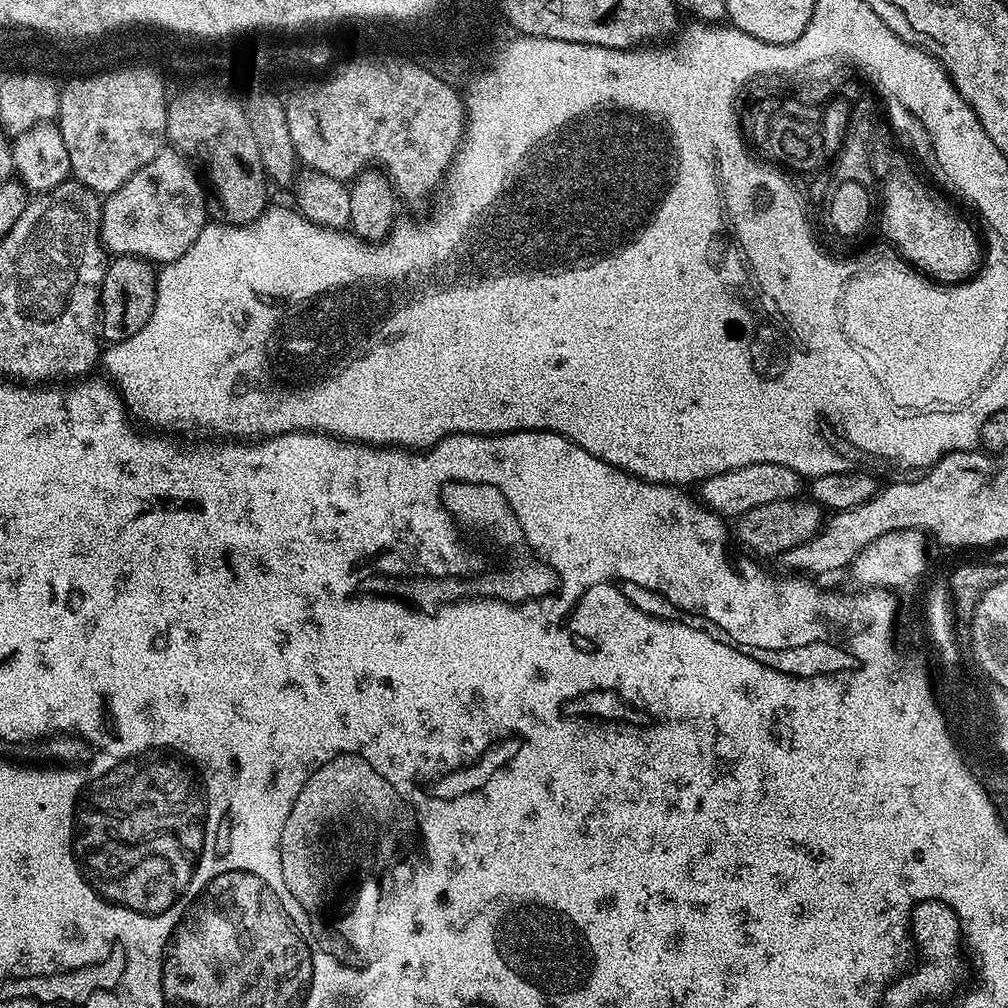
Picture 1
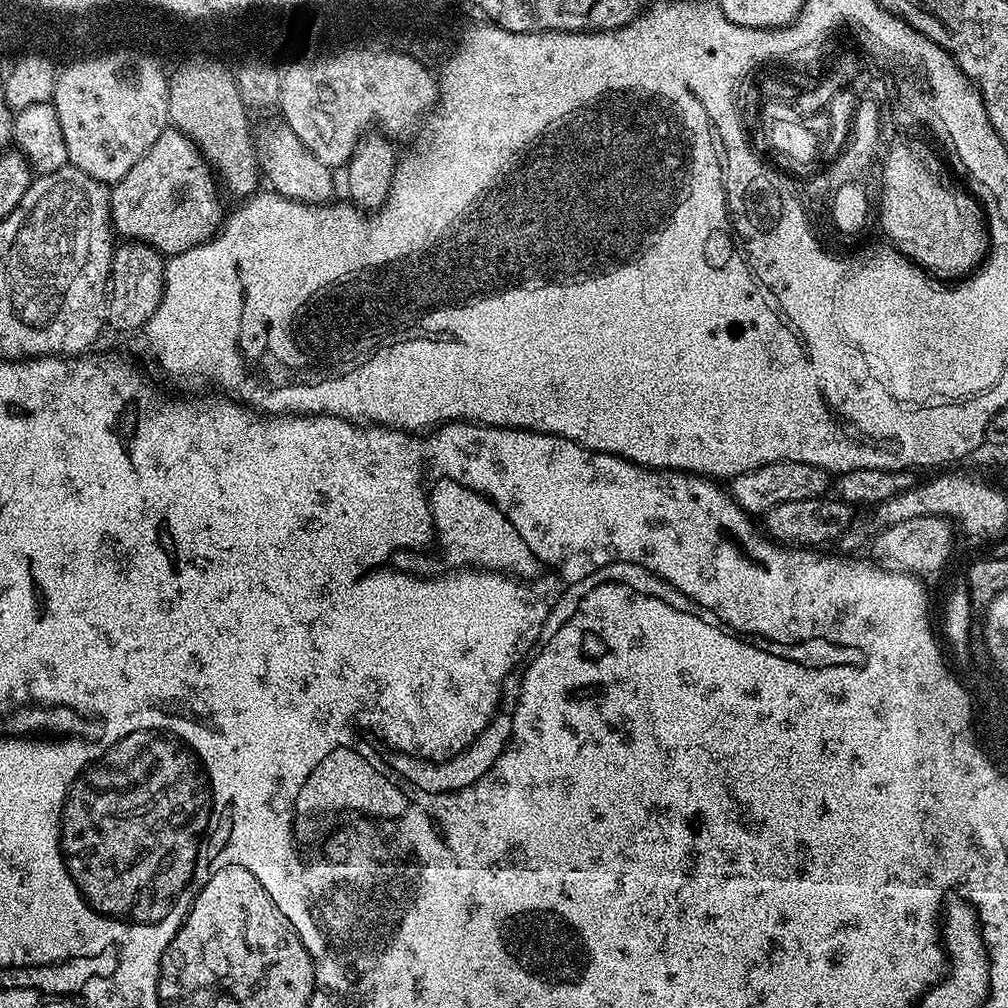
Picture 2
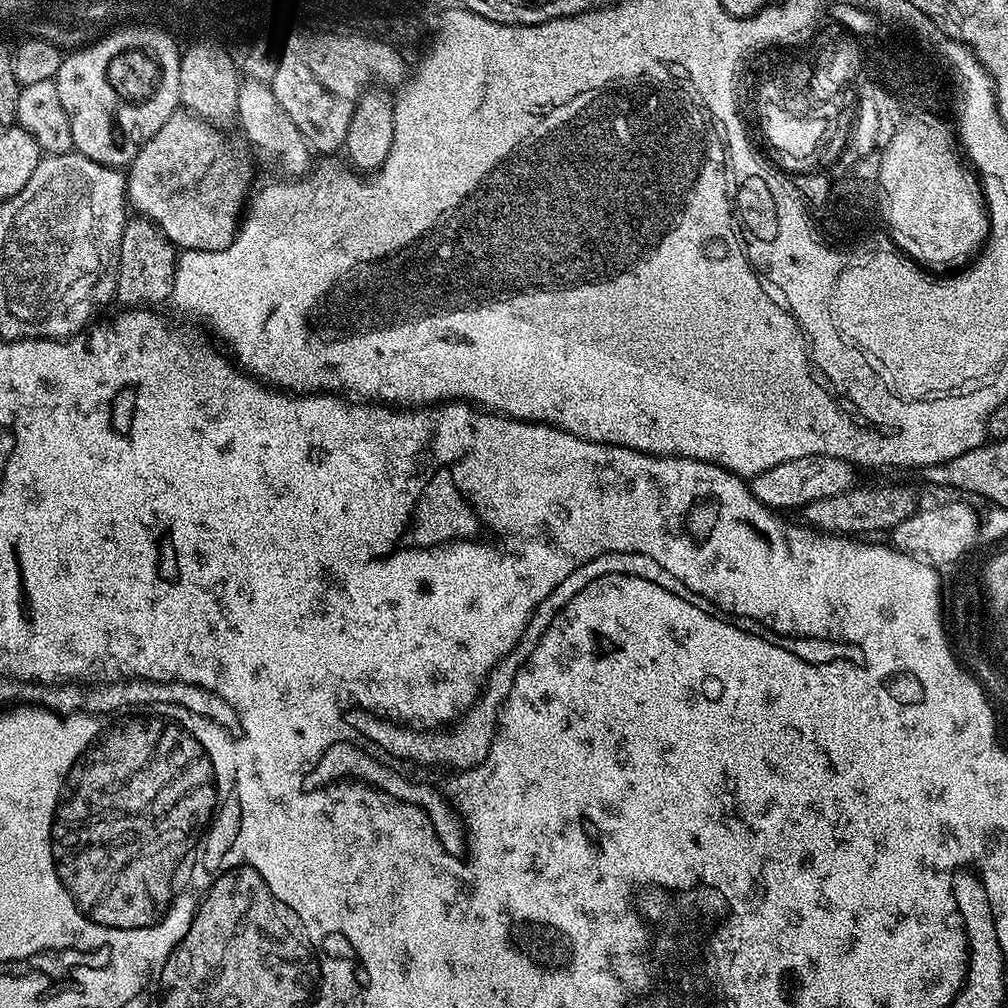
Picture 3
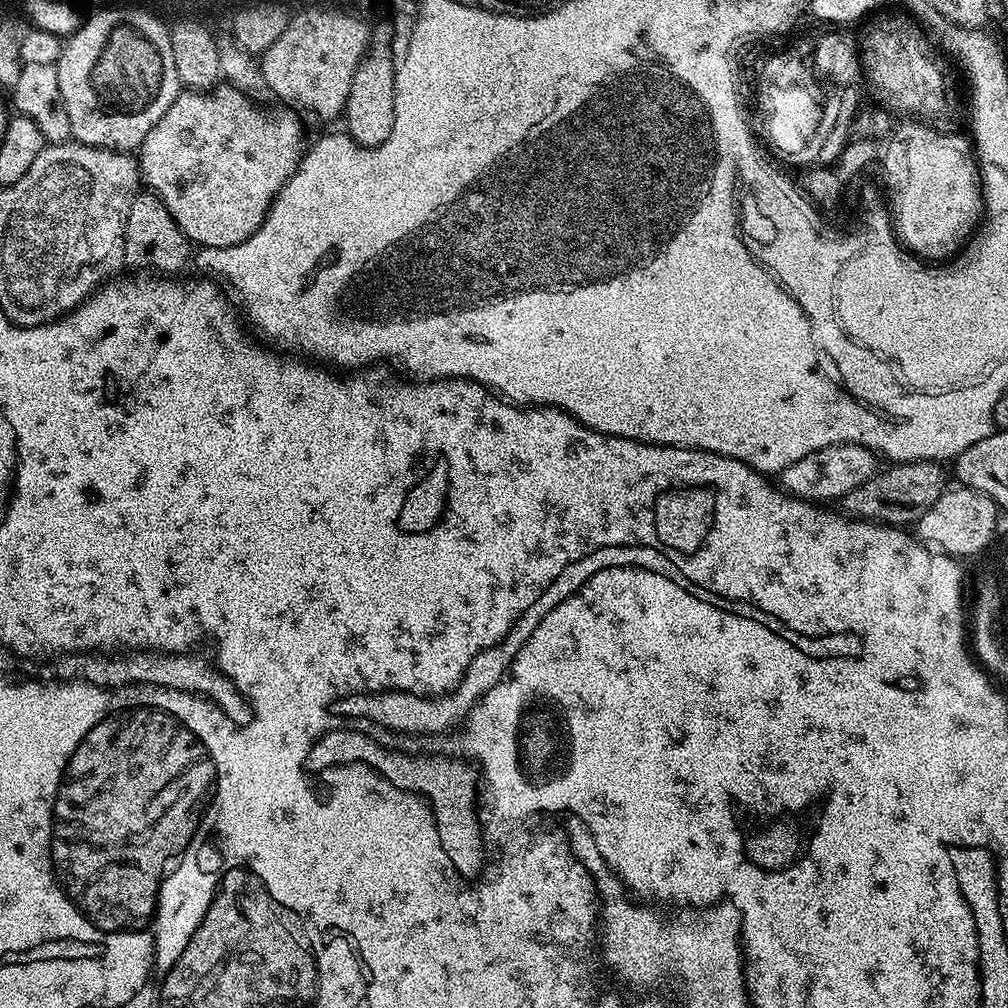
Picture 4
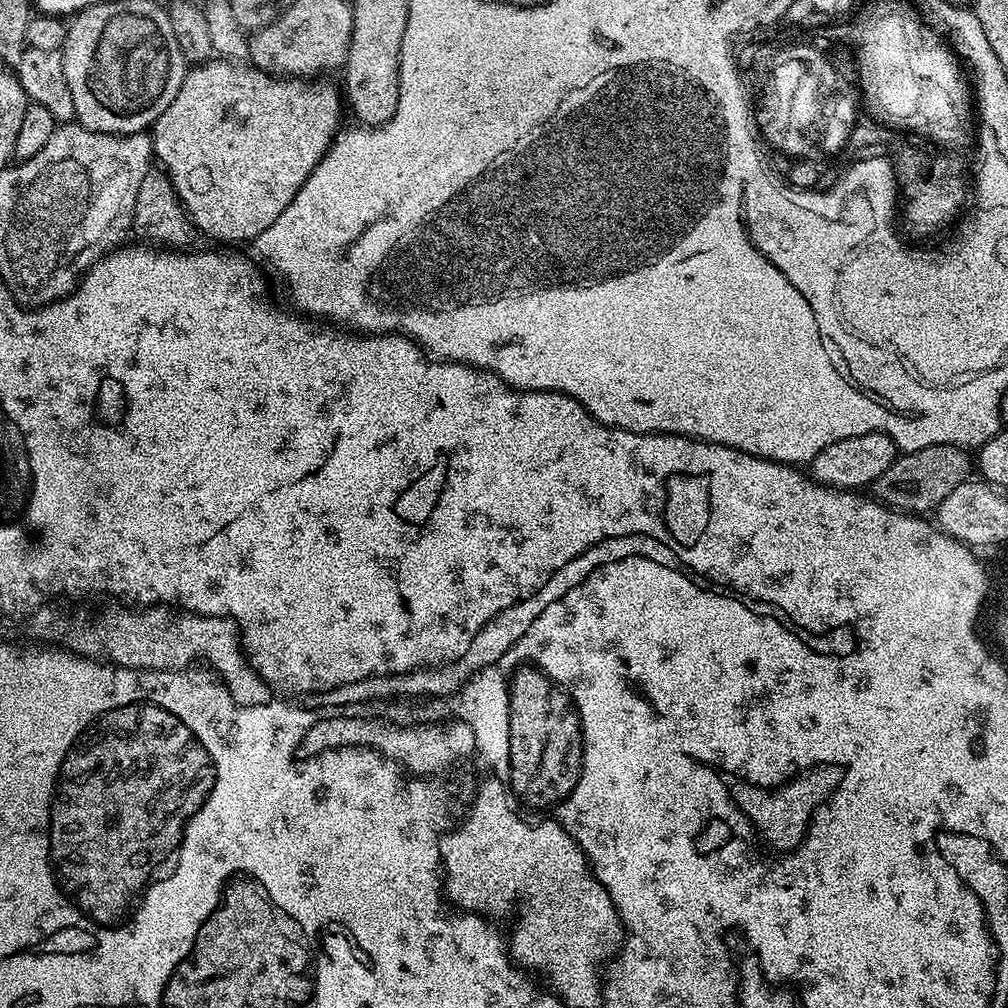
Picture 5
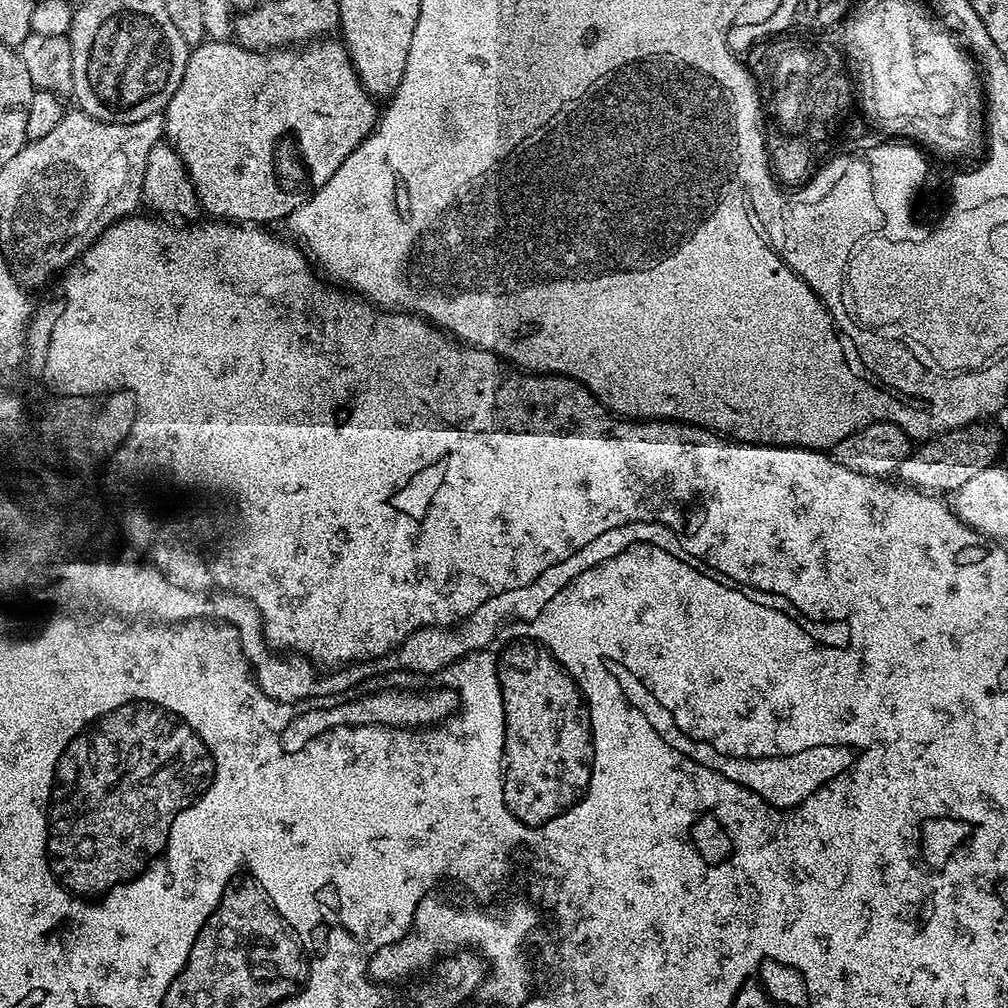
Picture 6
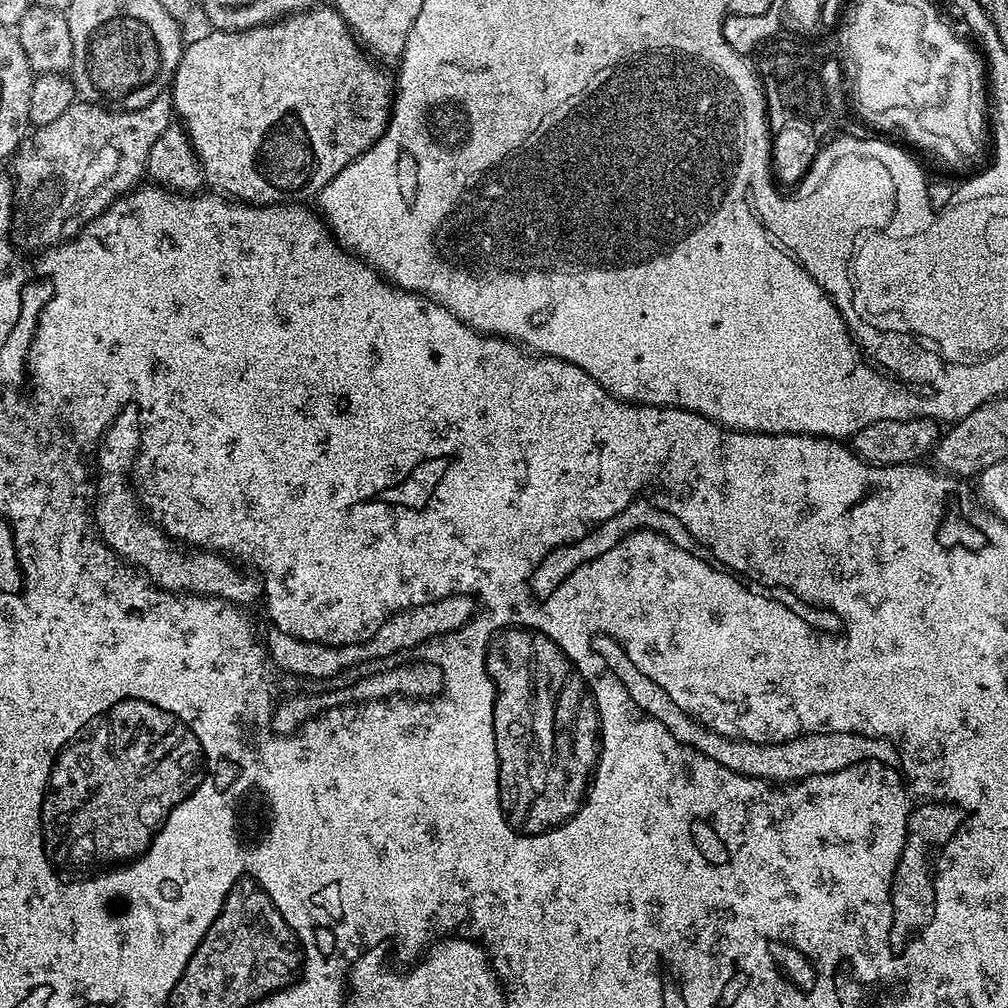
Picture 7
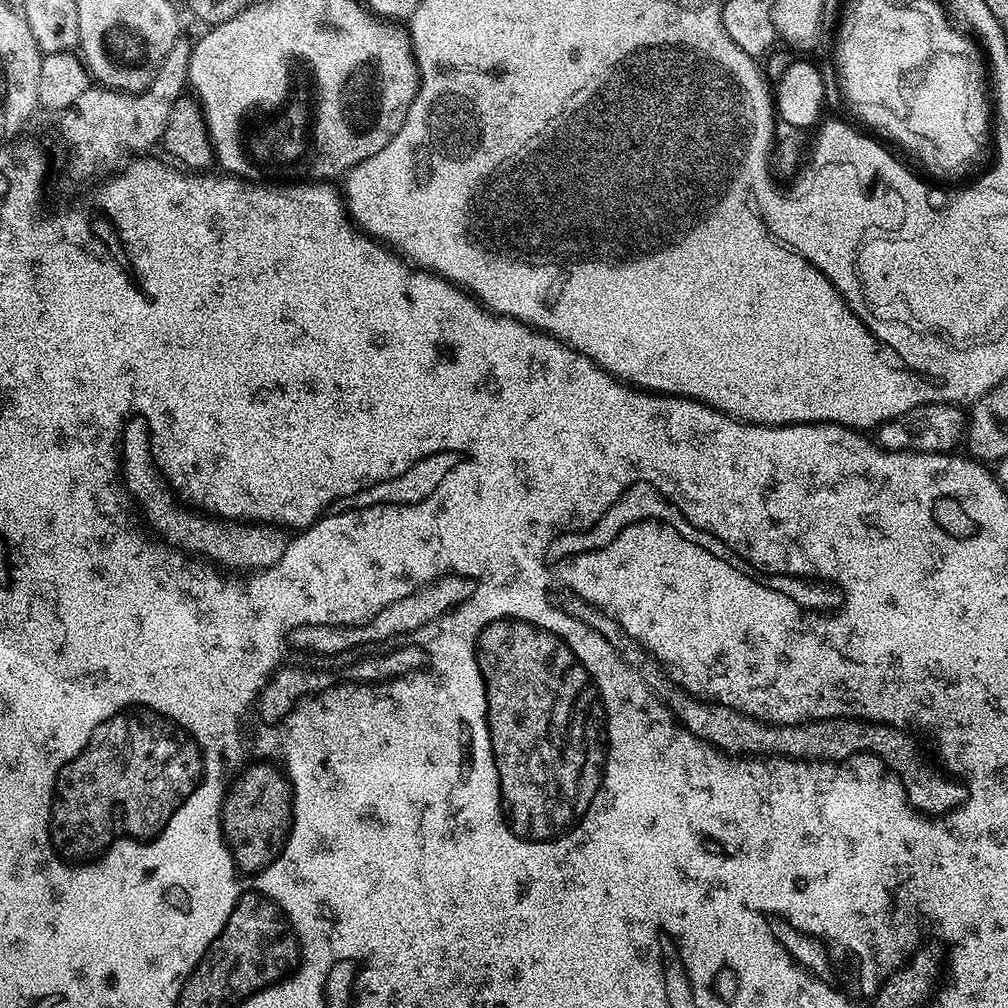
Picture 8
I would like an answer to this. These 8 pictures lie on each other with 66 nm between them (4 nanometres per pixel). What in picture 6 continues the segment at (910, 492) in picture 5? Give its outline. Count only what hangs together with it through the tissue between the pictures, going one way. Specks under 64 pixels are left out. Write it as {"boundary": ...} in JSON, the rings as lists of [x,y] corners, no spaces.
{"boundary":[[[992,422],[968,424],[952,432],[941,432],[921,443],[900,463],[898,476],[910,488],[929,494],[954,494],[974,474],[993,467],[1004,448],[1004,436]]]}

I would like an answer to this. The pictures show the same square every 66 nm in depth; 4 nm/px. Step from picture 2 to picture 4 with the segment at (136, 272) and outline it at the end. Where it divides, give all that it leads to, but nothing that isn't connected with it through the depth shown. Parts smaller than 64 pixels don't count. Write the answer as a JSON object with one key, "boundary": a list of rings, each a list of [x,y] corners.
{"boundary":[[[140,192],[137,193],[137,196],[134,200],[134,202],[130,206],[130,212],[127,214],[127,224],[126,224],[126,230],[124,231],[124,263],[127,265],[127,267],[130,269],[132,268],[141,268],[141,273],[144,274],[176,274],[176,271],[179,270],[180,267],[183,266],[184,263],[189,263],[189,260],[192,256],[192,243],[190,240],[185,238],[185,235],[182,234],[181,228],[174,223],[173,216],[169,213],[168,210],[164,207],[164,205],[161,203],[160,199],[158,199],[155,196],[155,193],[152,192]]]}

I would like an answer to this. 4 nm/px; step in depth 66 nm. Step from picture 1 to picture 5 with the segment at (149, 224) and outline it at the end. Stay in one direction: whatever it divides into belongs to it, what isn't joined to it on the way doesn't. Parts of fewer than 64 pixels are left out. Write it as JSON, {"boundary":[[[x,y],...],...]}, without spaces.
{"boundary":[[[221,58],[206,60],[203,64],[189,67],[185,71],[182,86],[178,90],[178,94],[174,94],[174,102],[170,102],[170,106],[166,106],[164,113],[152,125],[150,135],[155,163],[171,180],[173,190],[197,233],[204,234],[205,232],[212,240],[248,240],[248,242],[252,242],[255,241],[258,234],[262,234],[262,230],[266,230],[266,226],[270,226],[270,222],[274,222],[274,218],[278,218],[278,214],[282,214],[282,210],[286,210],[286,206],[290,206],[290,202],[294,202],[298,190],[306,182],[306,178],[310,178],[312,171],[320,165],[320,159],[328,153],[328,147],[332,145],[342,128],[340,125],[341,89],[337,85],[335,88],[332,84],[323,84],[324,82],[320,78],[313,80],[281,78],[273,76],[271,72],[264,72],[260,68],[253,68],[247,63]]]}

